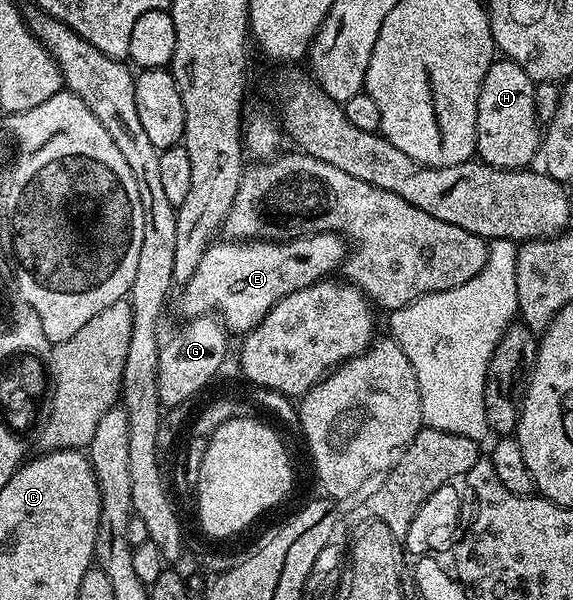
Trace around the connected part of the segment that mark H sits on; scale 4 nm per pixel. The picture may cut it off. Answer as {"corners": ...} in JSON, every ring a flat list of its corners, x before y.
{"corners":[[505,57,495,58,480,85,476,129,478,130,477,158,490,167,517,171,531,166,540,151,543,132,536,113,536,84,516,65]]}

